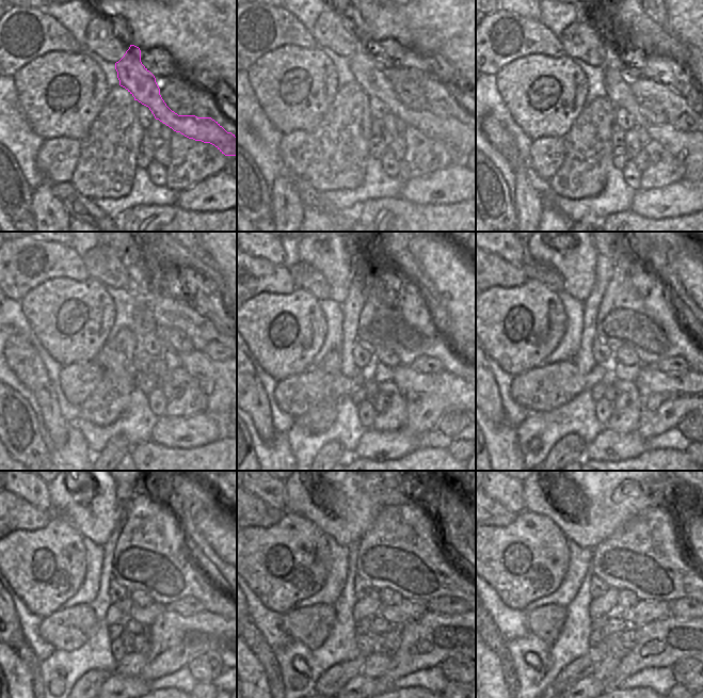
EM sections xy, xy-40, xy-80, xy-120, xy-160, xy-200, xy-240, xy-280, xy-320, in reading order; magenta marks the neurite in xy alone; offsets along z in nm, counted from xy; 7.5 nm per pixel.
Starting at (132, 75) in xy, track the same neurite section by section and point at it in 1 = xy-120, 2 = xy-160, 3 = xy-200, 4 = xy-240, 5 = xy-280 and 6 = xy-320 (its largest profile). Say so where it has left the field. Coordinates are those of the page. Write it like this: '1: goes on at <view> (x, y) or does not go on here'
1: goes on at xy-120 (196, 364)
2: goes on at xy-160 (425, 410)
3: goes on at xy-200 (660, 412)
4: goes on at xy-240 (179, 652)
5: goes on at xy-280 (416, 652)
6: goes on at xy-320 (652, 651)

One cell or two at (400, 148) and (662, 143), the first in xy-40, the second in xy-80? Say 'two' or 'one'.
two

